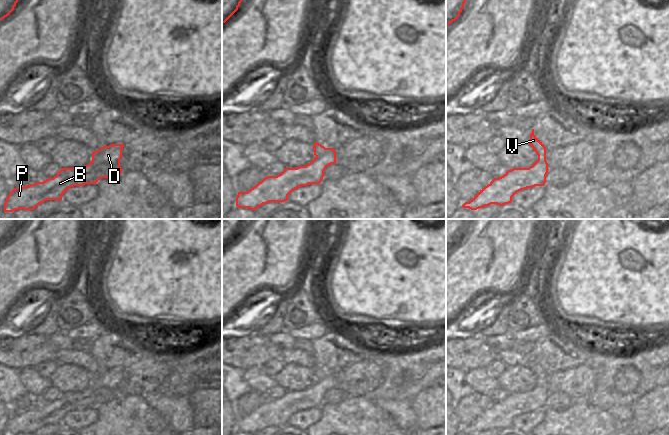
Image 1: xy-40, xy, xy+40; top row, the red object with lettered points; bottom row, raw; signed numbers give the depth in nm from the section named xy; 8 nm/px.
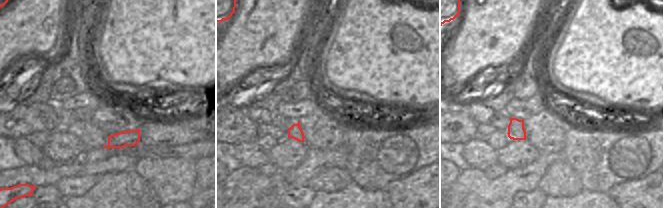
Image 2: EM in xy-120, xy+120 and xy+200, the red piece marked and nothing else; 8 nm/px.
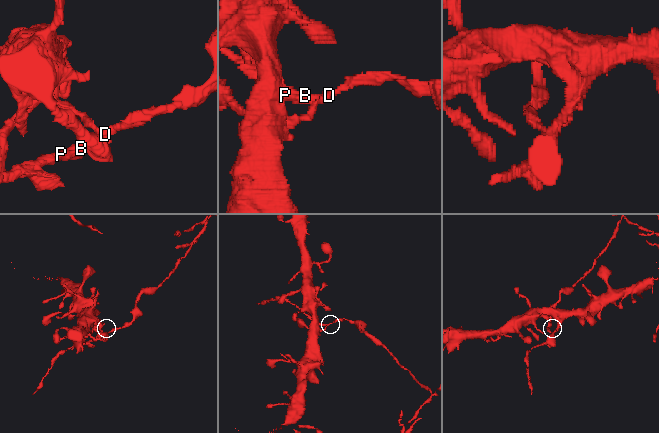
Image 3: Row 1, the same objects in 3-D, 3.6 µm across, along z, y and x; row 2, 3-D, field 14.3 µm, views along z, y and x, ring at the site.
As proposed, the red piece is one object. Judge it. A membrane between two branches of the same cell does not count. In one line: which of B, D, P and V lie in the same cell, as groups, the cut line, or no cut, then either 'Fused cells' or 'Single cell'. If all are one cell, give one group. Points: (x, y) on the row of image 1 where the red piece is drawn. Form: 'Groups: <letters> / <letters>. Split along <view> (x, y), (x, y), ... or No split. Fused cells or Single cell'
Groups: B D P / V. Split along xy (333, 149), (326, 149), (316, 156). Fused cells

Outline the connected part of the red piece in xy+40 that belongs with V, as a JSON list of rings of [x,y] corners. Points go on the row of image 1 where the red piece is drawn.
[[[532,129],[532,133],[530,134],[530,139],[528,141],[530,146],[534,149],[536,154],[538,155],[538,159],[546,156],[546,147],[544,144],[534,135],[534,129]]]

